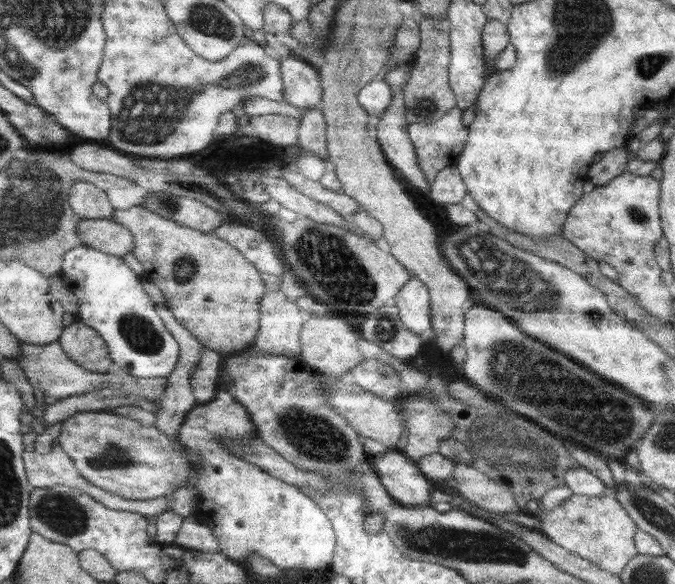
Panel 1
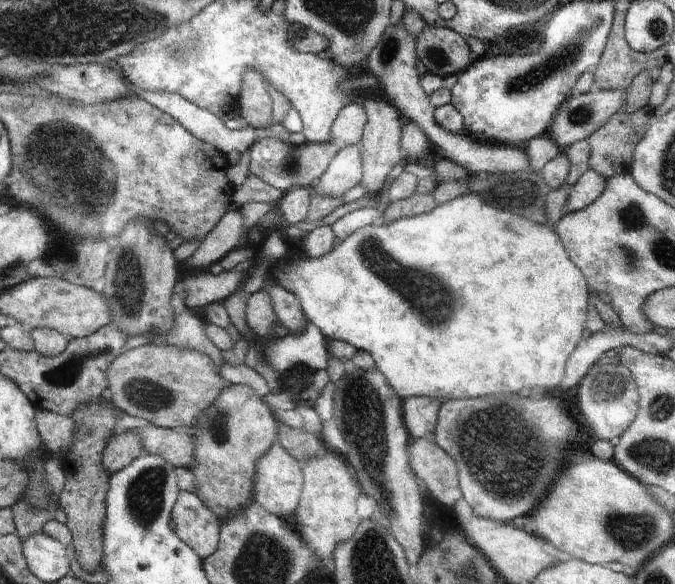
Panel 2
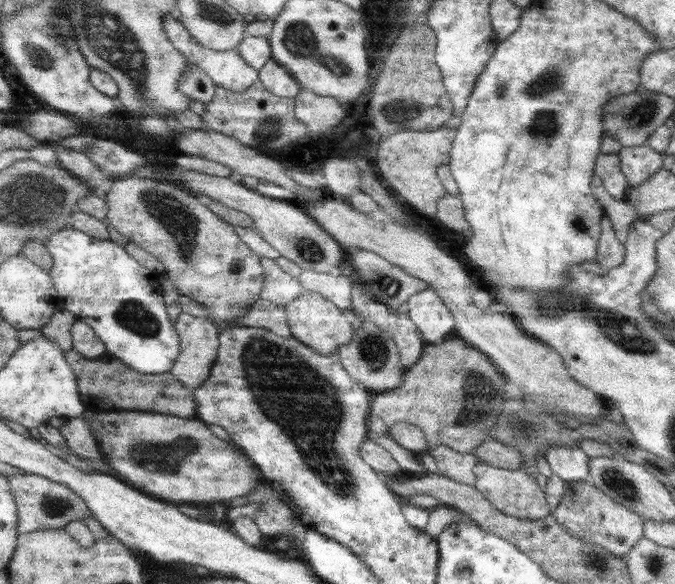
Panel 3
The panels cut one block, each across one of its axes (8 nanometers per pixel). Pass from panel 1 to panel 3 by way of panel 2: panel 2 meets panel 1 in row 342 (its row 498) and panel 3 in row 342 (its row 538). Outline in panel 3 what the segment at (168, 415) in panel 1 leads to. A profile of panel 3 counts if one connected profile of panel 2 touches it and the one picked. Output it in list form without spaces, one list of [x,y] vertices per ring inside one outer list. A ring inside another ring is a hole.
[[[185,312],[179,314],[174,326],[181,338],[181,353],[171,368],[171,373],[193,393],[193,390],[197,389],[209,377],[210,367],[217,357],[219,330],[206,317],[195,317]]]

